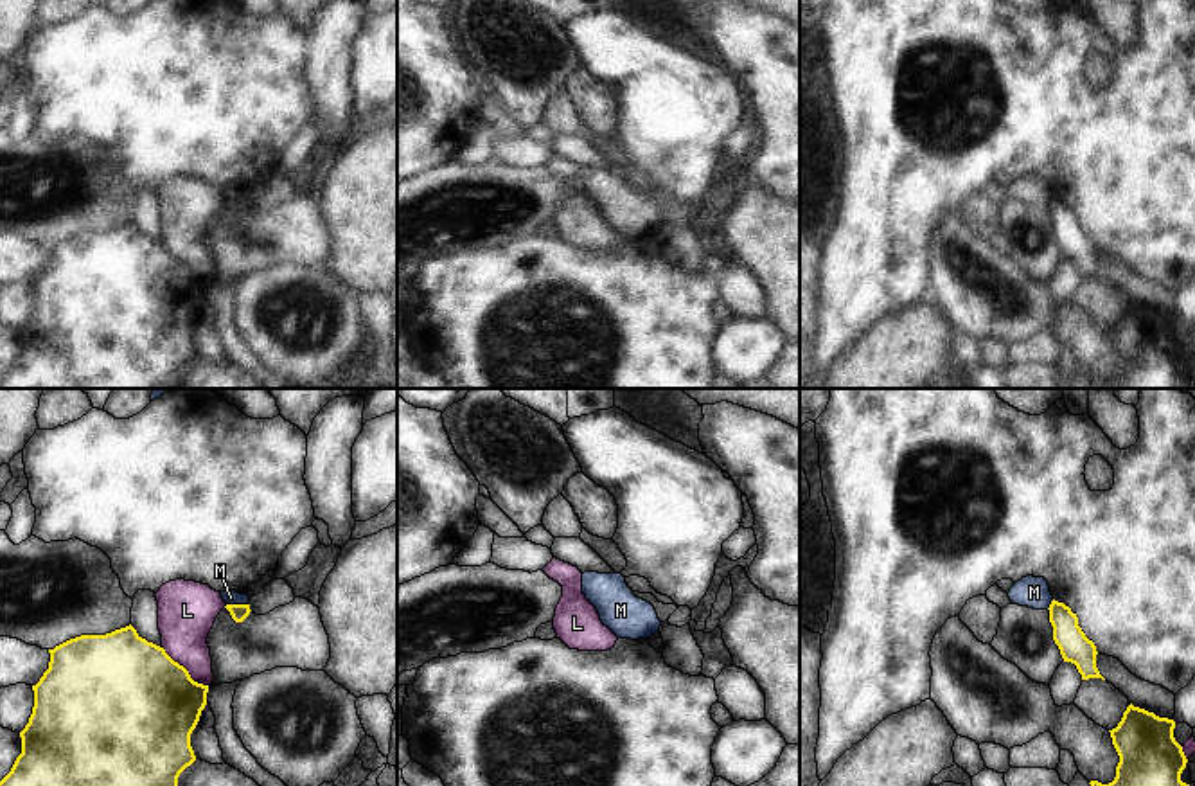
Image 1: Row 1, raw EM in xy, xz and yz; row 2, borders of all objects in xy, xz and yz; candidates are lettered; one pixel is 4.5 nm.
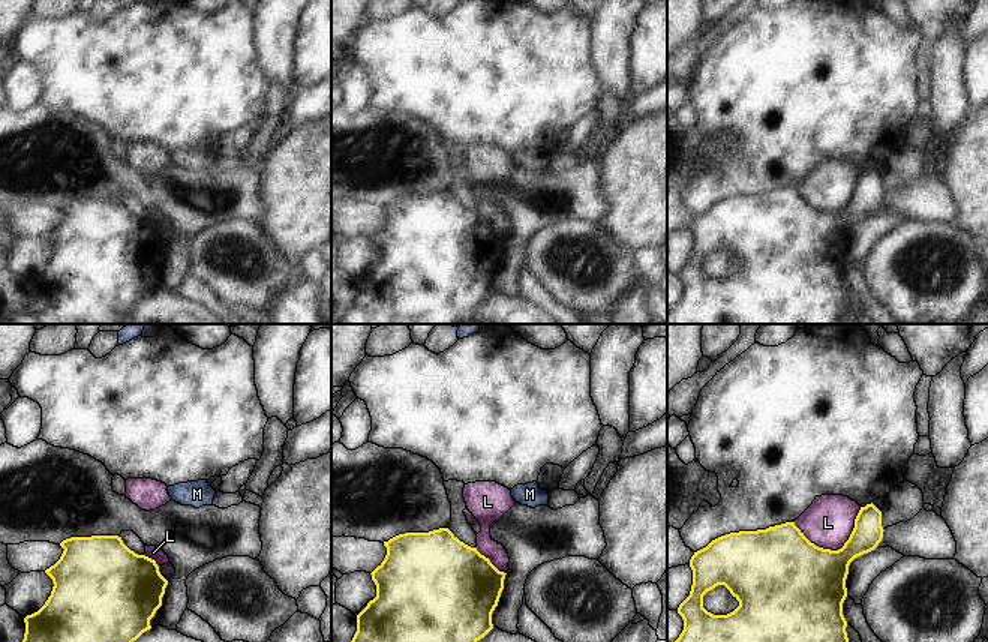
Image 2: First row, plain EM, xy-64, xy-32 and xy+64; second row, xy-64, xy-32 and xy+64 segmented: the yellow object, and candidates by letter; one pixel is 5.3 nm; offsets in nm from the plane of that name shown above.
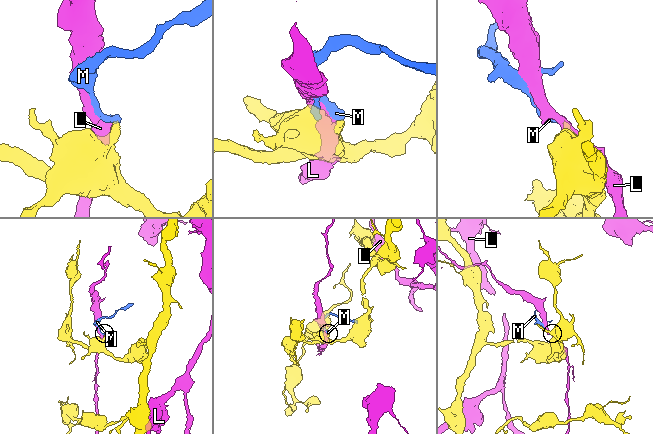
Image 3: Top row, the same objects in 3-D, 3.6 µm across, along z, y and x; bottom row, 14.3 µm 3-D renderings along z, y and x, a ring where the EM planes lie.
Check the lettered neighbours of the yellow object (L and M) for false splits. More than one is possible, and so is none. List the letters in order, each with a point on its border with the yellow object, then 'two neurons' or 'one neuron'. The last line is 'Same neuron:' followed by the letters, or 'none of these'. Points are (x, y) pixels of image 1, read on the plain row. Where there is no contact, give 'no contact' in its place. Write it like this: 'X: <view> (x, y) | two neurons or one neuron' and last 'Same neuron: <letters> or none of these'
L: xy (185, 267) | two neurons
M: xy (238, 202) | two neurons
Same neuron: none of these

